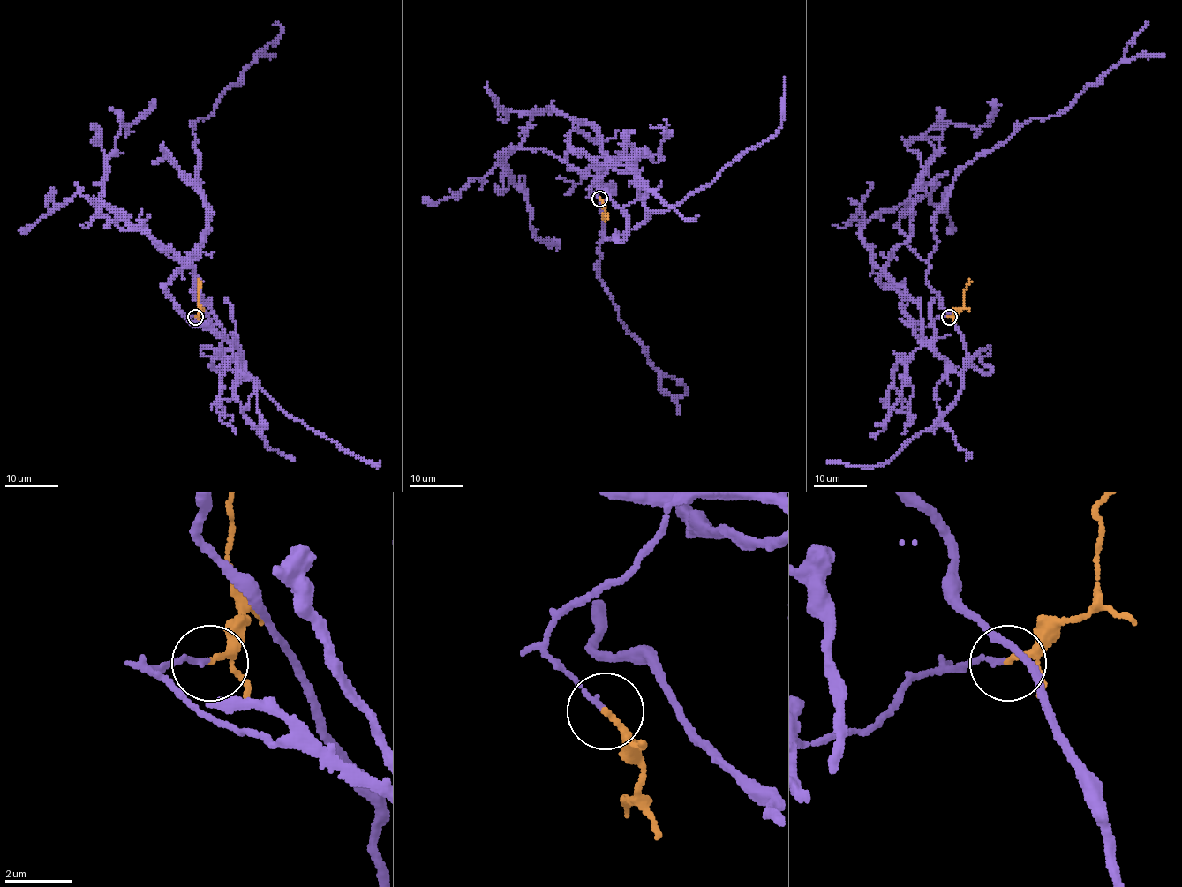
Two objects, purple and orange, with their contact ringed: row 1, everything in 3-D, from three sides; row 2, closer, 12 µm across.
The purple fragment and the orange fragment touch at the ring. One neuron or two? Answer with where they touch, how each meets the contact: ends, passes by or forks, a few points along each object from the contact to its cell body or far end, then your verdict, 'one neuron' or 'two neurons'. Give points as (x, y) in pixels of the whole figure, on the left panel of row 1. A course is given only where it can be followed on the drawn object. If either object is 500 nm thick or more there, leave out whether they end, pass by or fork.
at (195, 317); purple ends there; orange passes by; purple runs (194, 317), (243, 372), (201, 351), (222, 374), (193, 296), (208, 229), (193, 124), (274, 24); orange runs (194, 317), (200, 307), (197, 299), (200, 282), (197, 280); one neuron

